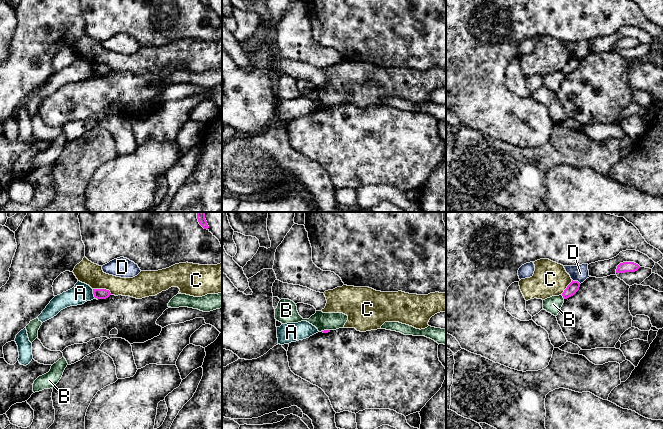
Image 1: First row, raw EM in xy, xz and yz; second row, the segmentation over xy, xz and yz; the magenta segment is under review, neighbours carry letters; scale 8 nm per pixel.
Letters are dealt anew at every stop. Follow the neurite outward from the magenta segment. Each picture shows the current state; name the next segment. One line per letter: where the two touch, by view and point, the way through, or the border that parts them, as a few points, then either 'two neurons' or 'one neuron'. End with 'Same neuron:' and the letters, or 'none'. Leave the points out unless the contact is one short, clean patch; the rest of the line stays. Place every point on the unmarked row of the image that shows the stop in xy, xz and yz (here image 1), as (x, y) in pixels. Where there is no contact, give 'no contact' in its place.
A: xy (93, 69) | along xy (92, 65), (95, 73) | two neurons
B: yz (563, 73) | along yz (561, 71), (564, 74) | two neurons
C: xy (103, 65) | two neurons
D: yz (576, 57) | two neurons
Same neuron: none

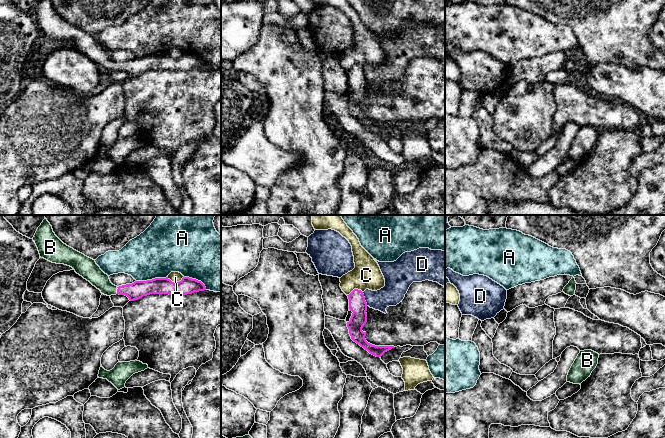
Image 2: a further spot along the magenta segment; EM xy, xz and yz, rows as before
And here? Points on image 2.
A: xy (152, 55) | two neurons
B: xy (117, 66) | across xy (138, 65), (117, 66), (109, 65), (92, 48) | one neuron
C: xy (174, 58) | two neurons
D: xz (364, 75) | two neurons
Same neuron: B

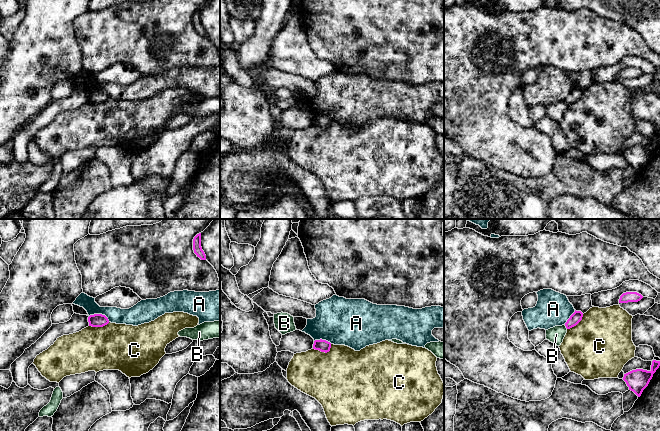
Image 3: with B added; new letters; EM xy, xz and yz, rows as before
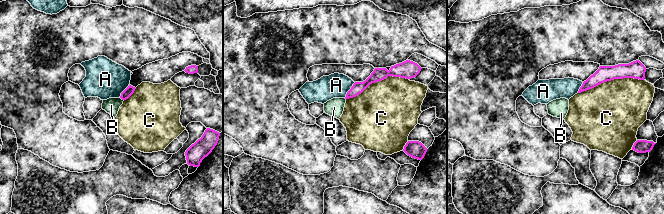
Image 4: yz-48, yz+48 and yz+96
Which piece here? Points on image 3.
A: xy (100, 90) | two neurons
B: yz (566, 103) | along yz (564, 101), (567, 104) | two neurons
C: xz (324, 127) | two neurons
Same neuron: none

